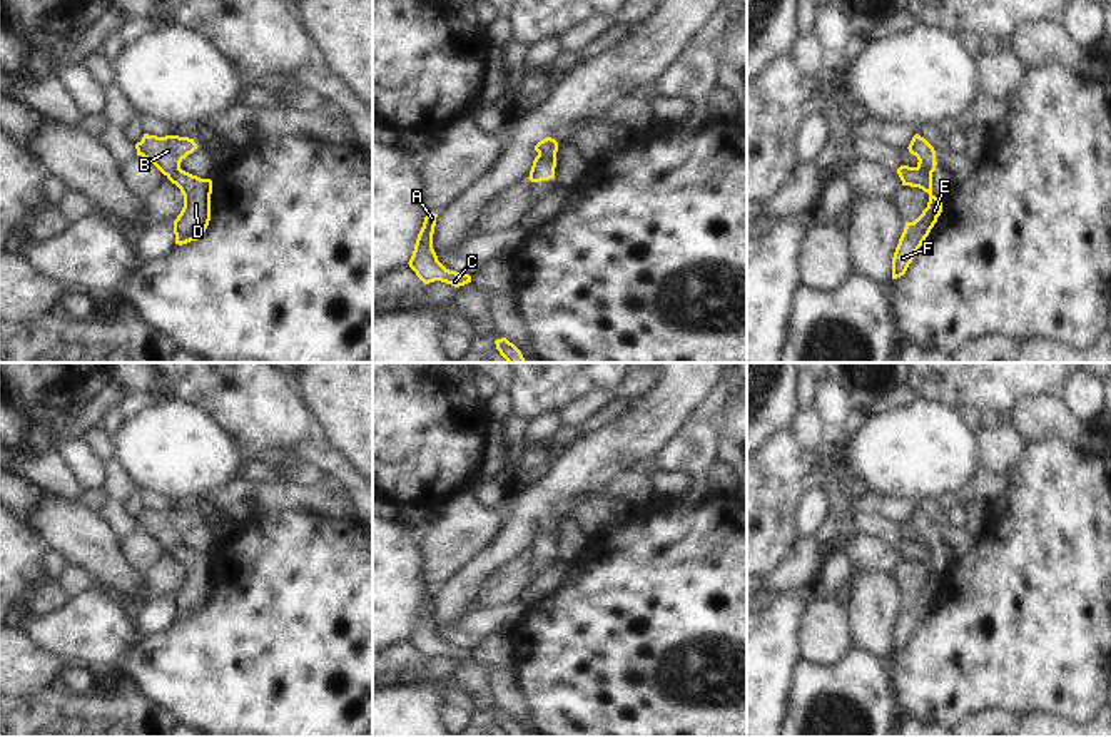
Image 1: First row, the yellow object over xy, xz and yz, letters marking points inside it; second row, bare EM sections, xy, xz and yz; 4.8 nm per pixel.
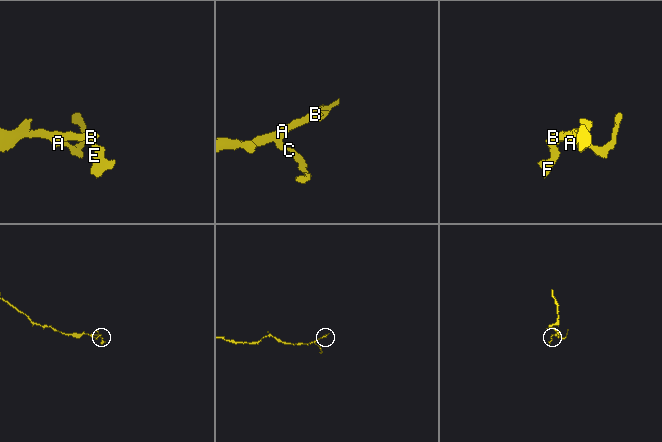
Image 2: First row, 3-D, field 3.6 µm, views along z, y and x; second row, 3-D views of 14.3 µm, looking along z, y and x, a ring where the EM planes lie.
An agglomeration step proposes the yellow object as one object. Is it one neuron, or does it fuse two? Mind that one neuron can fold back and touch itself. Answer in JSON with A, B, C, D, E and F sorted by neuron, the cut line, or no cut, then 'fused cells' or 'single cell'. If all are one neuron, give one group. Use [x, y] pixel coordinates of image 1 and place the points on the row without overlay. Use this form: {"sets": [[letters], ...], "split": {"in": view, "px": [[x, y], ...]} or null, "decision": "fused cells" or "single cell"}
{"sets": [["A", "B", "C"], ["D", "E", "F"]], "split": {"in": "xz", "px": [[538, 527], [555, 538]]}, "decision": "fused cells"}

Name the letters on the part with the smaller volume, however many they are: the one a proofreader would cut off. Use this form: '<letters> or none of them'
D, E, F

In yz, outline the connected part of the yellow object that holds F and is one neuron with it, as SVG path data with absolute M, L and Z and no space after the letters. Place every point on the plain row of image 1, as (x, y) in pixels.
M900 540L897 548L902 555L902 560L919 562L927 567L929 577L914 597L906 597L904 607L892 632L892 653L906 648L909 638L942 587L942 577L932 568L932 550L909 540Z

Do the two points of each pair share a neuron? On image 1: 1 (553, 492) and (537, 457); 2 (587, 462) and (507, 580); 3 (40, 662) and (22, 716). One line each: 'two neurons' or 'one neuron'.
1: two neurons
2: two neurons
3: two neurons

